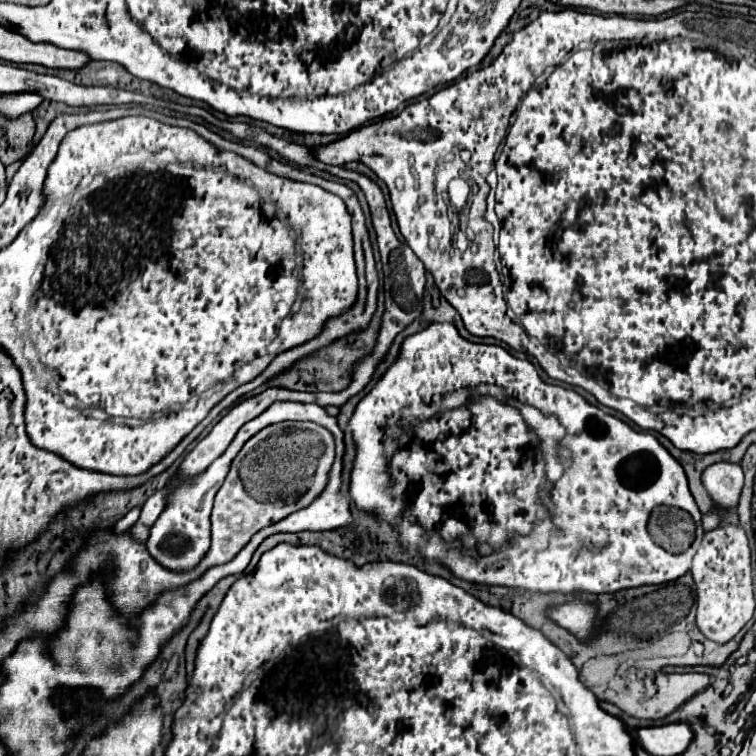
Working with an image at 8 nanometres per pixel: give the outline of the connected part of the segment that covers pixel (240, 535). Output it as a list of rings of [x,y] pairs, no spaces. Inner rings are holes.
[[[282,421],[254,435],[232,461],[230,473],[214,497],[212,547],[196,571],[232,561],[260,529],[308,507],[324,491],[334,455],[332,433],[316,423]]]

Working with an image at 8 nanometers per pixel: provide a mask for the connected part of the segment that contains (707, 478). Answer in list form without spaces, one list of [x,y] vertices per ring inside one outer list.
[[[714,463],[702,473],[702,483],[714,503],[736,507],[744,485],[744,473],[736,463]]]

